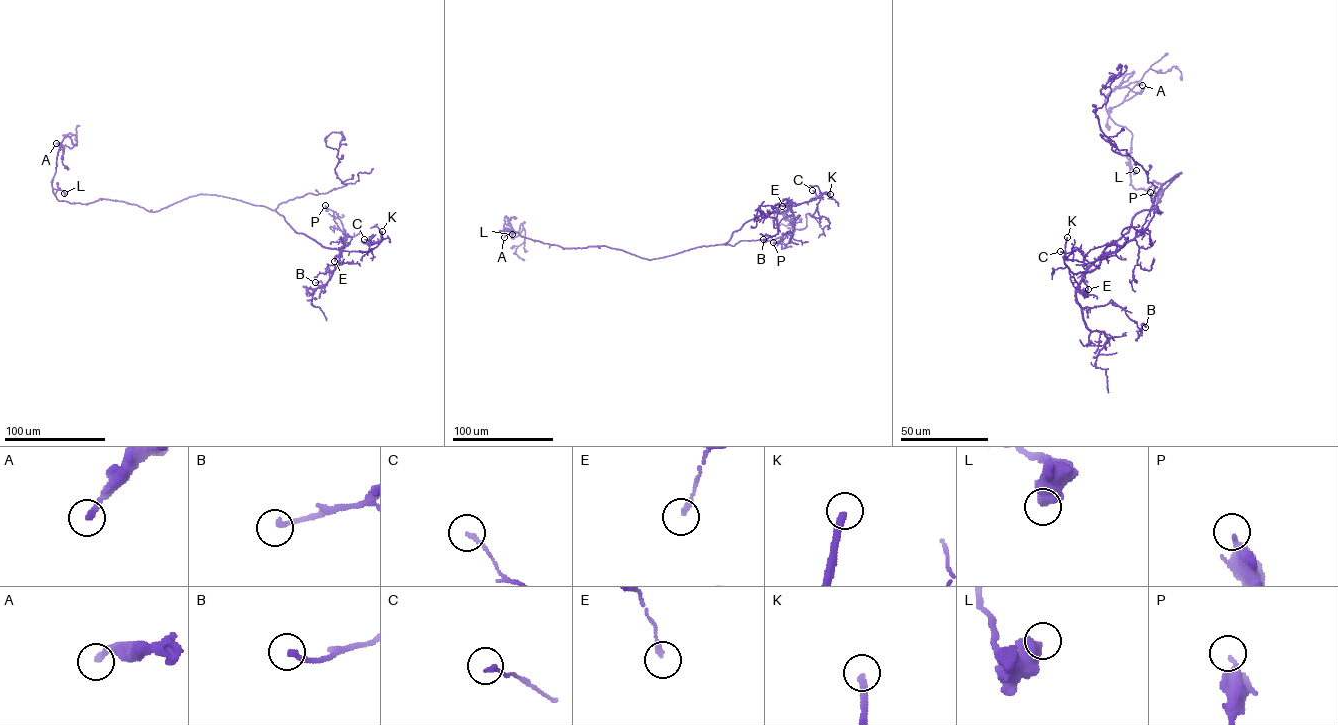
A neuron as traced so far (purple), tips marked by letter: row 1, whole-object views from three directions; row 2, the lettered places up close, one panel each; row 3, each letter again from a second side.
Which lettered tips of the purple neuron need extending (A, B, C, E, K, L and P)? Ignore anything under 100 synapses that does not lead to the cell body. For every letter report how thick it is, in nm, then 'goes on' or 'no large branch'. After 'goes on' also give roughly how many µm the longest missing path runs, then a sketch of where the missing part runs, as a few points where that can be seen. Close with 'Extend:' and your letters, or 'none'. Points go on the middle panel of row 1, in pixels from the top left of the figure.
A: 280 nm | no large branch
B: 240 nm | no large branch
C: 180 nm | no large branch
E: 200 nm | no large branch
K: 280 nm | goes on | 30 µm | (830, 194), (847, 193)
L: 700 nm | no large branch
P: 280 nm | no large branch
Extend: K

